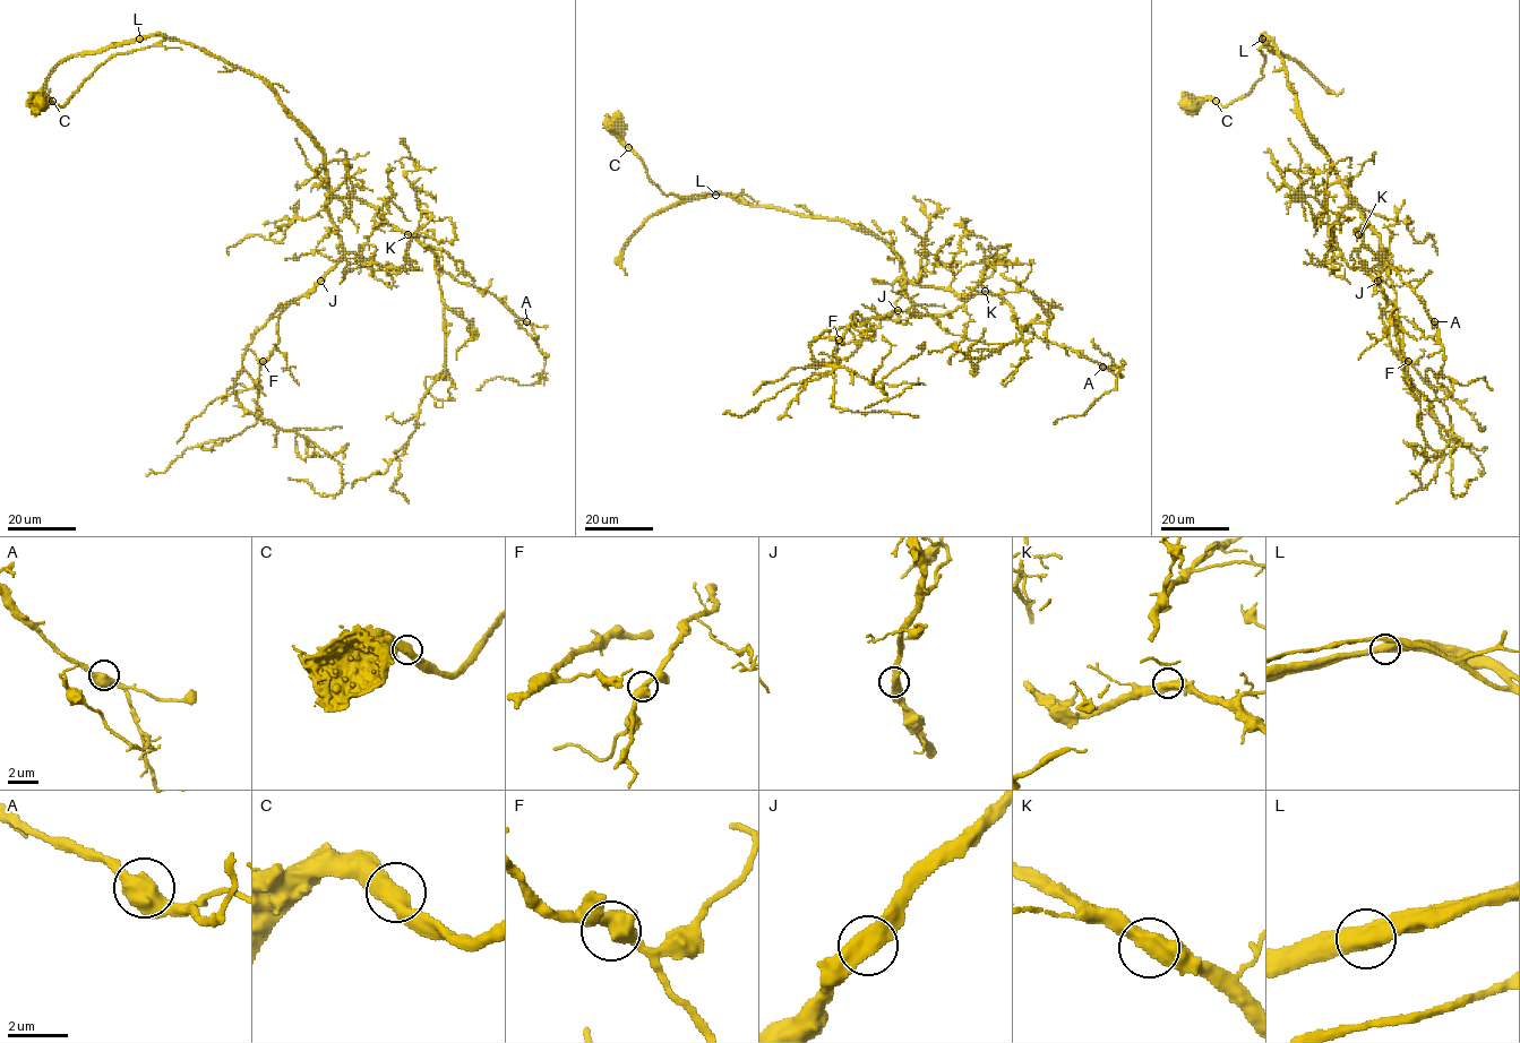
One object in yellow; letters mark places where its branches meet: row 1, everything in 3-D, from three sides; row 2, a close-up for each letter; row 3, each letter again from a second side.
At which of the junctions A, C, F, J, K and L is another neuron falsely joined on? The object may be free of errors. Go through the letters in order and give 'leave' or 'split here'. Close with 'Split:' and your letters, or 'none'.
A: leave
C: leave
F: leave
J: leave
K: leave
L: split here
Split: L

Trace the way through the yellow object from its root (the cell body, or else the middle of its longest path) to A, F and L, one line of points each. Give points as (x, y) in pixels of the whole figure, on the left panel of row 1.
A: (40, 103), (62, 106), (117, 54), (204, 48), (276, 95), (335, 196), (526, 321)
F: (40, 103), (62, 106), (112, 57), (166, 39), (276, 95), (324, 155), (343, 256), (280, 313), (263, 361)
L: (40, 103), (37, 101), (51, 100), (62, 106), (112, 57), (149, 46), (166, 37), (153, 34), (138, 40)

